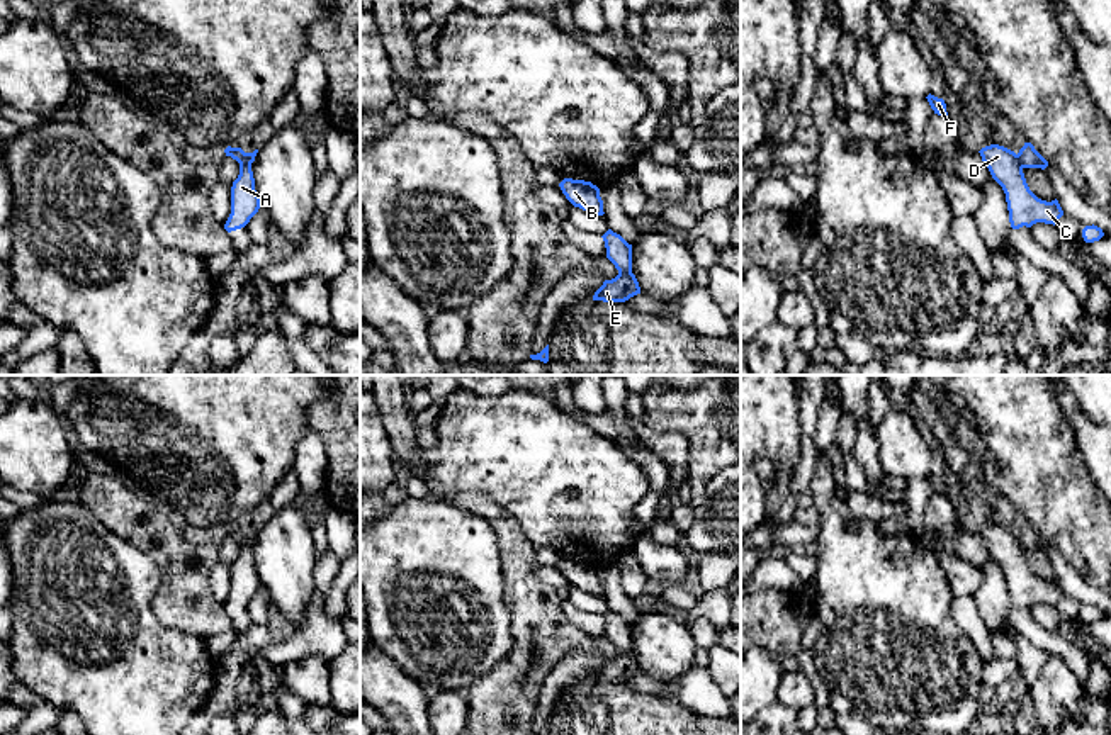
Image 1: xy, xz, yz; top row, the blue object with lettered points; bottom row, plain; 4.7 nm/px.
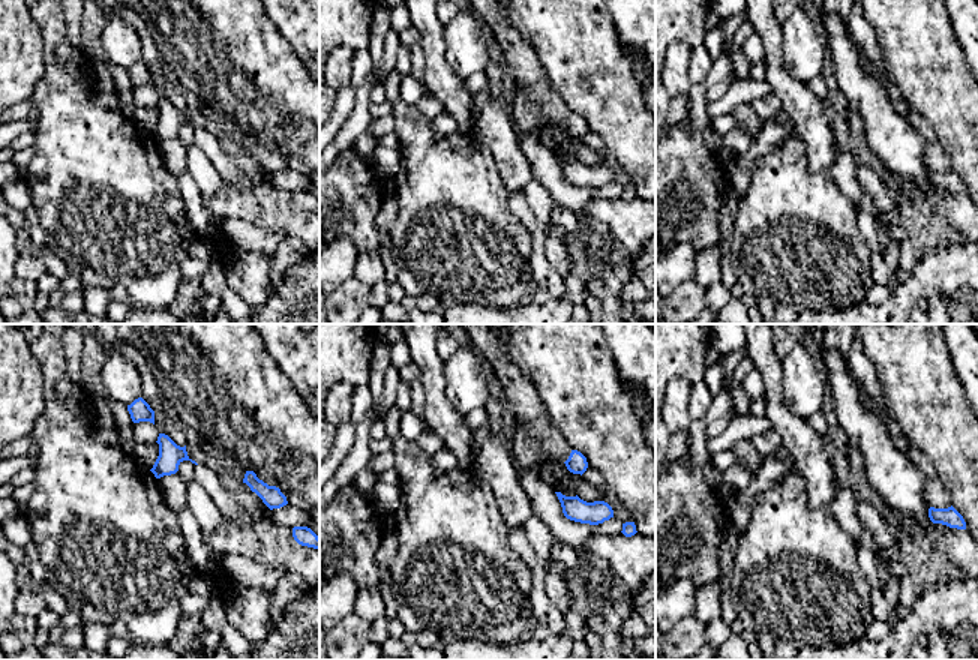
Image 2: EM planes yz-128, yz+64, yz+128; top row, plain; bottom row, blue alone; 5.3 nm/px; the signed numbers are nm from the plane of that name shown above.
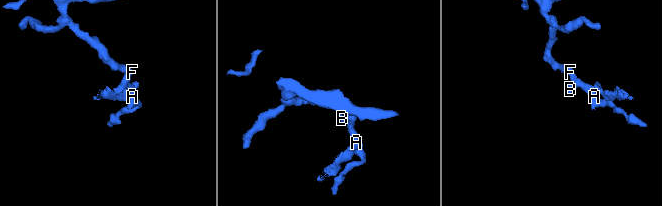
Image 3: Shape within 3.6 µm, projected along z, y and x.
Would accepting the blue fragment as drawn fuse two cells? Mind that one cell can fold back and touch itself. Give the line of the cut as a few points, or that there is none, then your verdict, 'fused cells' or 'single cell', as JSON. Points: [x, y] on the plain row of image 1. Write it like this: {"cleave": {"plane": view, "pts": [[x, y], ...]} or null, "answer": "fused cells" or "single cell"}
{"cleave": {"plane": "xz", "pts": [[619, 652], [631, 654]]}, "answer": "fused cells"}

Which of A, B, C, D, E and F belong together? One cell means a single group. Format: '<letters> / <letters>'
A B C D F / E

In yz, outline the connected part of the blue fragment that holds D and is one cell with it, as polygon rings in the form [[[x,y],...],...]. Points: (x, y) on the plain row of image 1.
[[[990,525],[980,531],[992,558],[1006,574],[1012,609],[1031,608],[1036,603],[1057,604],[1063,596],[1058,581],[1041,581],[1028,567],[1018,535],[1004,526]]]

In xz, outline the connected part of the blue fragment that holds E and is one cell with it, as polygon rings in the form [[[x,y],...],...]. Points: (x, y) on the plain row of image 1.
[[[618,654],[615,659],[603,662],[595,672],[593,681],[625,682],[637,674],[640,674],[640,667],[635,655]]]

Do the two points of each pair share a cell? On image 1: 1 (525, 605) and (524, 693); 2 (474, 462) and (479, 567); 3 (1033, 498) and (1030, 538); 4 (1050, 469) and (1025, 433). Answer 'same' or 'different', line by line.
1: same
2: different
3: different
4: same

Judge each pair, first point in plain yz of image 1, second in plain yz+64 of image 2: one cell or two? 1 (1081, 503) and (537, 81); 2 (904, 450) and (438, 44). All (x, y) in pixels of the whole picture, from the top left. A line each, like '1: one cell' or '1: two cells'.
1: two cells
2: two cells

